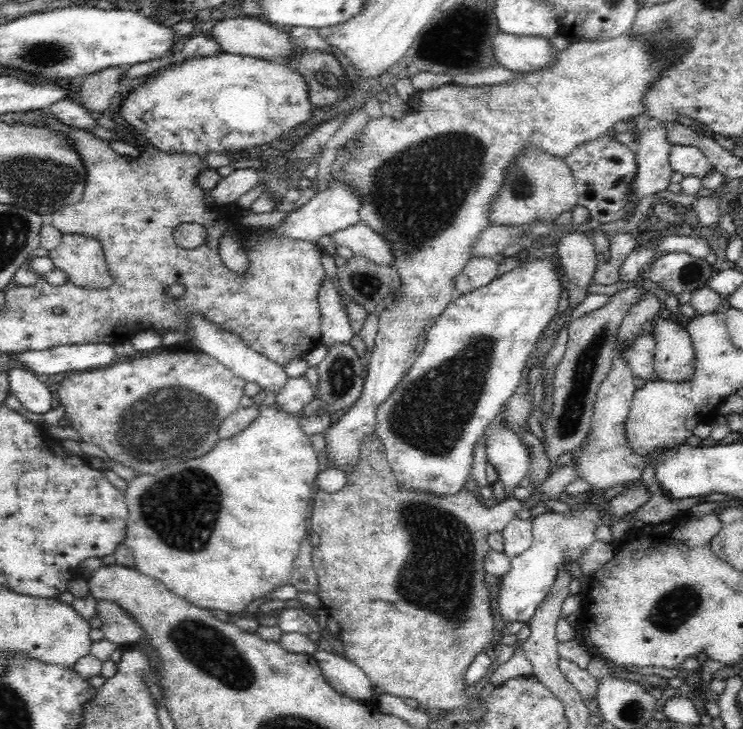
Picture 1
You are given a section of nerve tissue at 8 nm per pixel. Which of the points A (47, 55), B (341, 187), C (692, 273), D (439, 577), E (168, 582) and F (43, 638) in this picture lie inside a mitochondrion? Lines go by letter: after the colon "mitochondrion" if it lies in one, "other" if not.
A: mitochondrion
B: other
C: mitochondrion
D: mitochondrion
E: other
F: other

